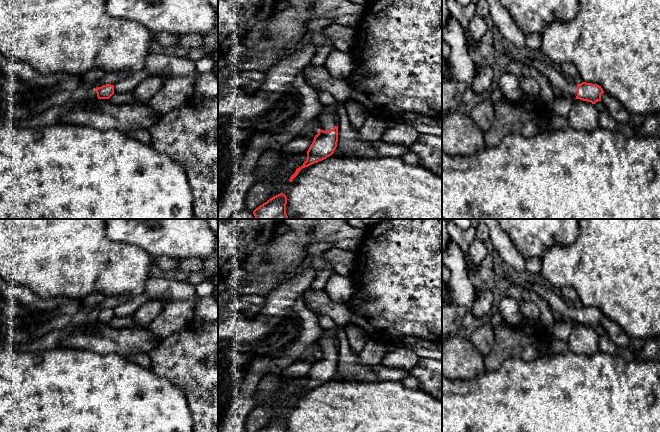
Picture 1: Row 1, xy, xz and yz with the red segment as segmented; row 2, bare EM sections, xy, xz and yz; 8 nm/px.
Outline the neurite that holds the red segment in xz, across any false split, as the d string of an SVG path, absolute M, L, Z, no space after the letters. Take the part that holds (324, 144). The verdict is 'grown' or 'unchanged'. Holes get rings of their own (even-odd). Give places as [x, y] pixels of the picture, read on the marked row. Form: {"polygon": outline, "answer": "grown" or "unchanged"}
{"polygon": "M325 107L319 115L318 120L321 123L321 130L315 135L314 140L307 151L306 161L301 167L296 169L295 173L289 179L290 182L293 181L303 168L331 156L337 147L338 126L337 117L333 109Z", "answer": "grown"}

